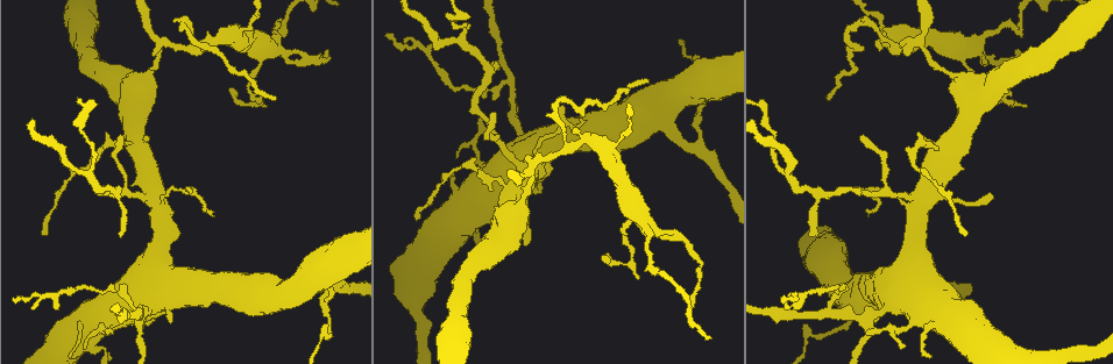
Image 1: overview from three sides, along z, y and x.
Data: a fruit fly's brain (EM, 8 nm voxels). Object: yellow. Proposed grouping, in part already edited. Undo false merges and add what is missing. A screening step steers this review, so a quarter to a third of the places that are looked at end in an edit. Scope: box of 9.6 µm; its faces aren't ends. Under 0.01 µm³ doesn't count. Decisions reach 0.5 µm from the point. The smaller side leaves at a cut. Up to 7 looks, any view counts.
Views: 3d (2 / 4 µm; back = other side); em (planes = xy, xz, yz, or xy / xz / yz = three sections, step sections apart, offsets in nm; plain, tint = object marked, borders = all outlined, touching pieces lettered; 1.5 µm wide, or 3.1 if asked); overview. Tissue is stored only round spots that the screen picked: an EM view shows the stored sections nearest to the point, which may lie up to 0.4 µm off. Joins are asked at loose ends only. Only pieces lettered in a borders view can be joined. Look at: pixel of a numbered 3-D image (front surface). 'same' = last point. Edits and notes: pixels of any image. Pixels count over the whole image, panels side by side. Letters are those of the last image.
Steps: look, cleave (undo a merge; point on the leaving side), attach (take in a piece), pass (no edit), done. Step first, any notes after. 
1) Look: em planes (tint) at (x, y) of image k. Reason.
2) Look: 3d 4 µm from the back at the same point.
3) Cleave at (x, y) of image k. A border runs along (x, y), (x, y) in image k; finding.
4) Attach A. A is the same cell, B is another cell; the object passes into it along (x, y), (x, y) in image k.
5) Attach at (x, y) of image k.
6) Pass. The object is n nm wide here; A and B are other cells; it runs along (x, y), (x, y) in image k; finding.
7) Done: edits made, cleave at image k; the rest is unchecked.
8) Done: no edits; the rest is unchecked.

Look: em yz step 8 (borders) at (110, 331) of image 1. Branch stops here.

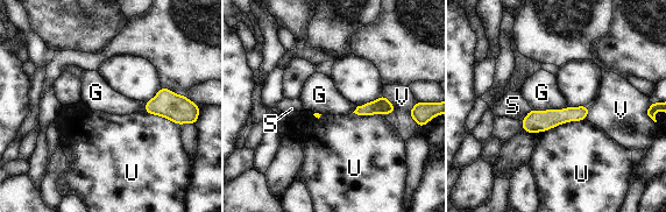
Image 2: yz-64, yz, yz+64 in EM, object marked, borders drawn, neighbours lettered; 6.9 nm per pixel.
Pass. G, S, U and V are other cells; no lettered piece goes on from it.

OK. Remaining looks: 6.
Look: em planes (tint) at (890, 190) of image 1.

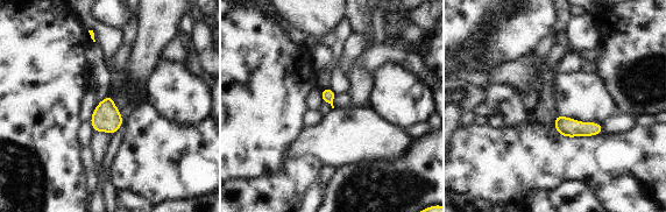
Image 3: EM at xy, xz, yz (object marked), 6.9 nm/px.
Look: em planes (borders) at the same point. What lies round it.

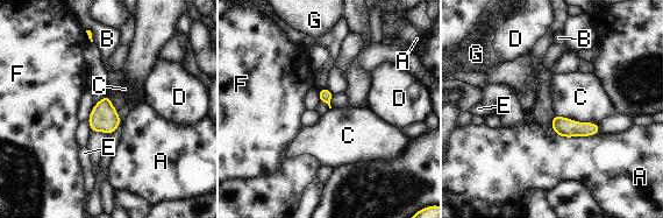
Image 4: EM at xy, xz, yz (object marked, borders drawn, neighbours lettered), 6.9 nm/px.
Pass. A, B, C, D, E, F and G are other cells; a border runs along (555, 113), (598, 125) in image 4; all the same neuron.

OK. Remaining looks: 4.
Look: 3d 2 µm at (631, 261) of image 1. Abrupt turn.

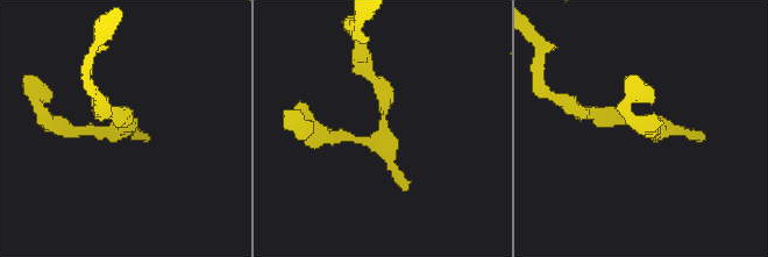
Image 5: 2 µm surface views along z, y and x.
Look: em planes (borders) at (384, 133) of image 5.

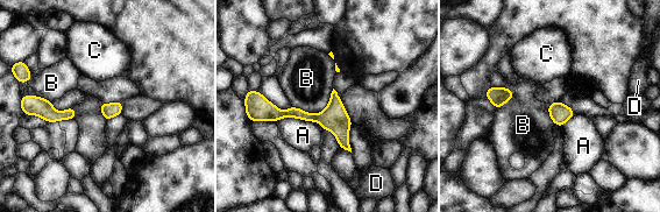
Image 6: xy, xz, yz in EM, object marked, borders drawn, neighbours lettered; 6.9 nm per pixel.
Pass. A, B, C and D are other cells; continuous, no second neuron.

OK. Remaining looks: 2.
Done: no edits; the rest is unchecked.

